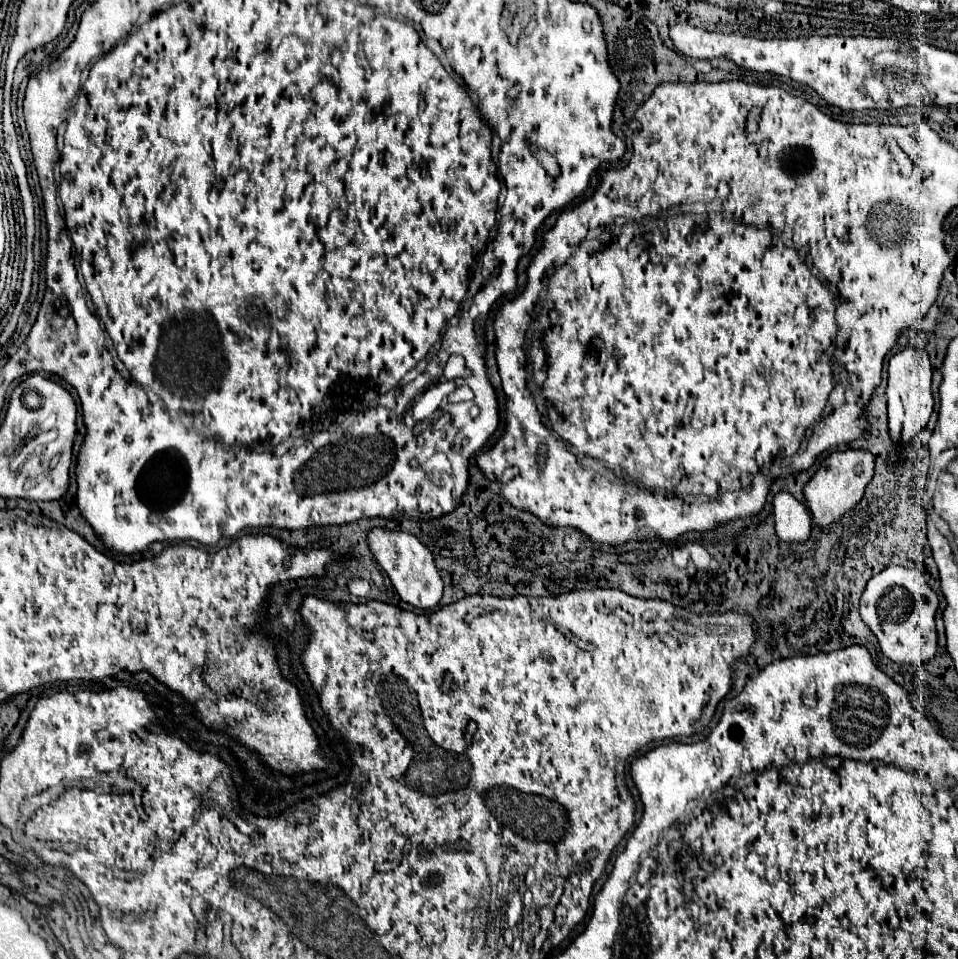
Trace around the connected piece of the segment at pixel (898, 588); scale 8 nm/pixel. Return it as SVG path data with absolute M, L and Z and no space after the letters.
M889 565L869 579L861 595L861 617L875 633L879 647L895 663L921 663L937 653L937 595L919 569Z

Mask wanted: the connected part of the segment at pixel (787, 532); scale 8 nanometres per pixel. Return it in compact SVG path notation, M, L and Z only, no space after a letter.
M779 491L773 499L775 529L783 541L805 541L811 533L811 517L801 501L789 491Z

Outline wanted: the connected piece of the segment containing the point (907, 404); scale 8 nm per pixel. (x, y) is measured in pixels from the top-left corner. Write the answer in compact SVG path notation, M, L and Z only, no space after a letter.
M909 345L889 359L889 387L887 387L887 409L889 409L889 431L897 443L911 441L929 421L933 411L933 367L929 353L917 345Z

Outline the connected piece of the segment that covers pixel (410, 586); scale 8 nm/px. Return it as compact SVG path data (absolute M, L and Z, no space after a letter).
M375 527L367 533L367 545L369 551L373 553L375 563L391 577L393 587L397 589L397 593L401 593L401 599L421 609L429 609L441 601L443 595L441 575L435 567L431 551L415 535Z

